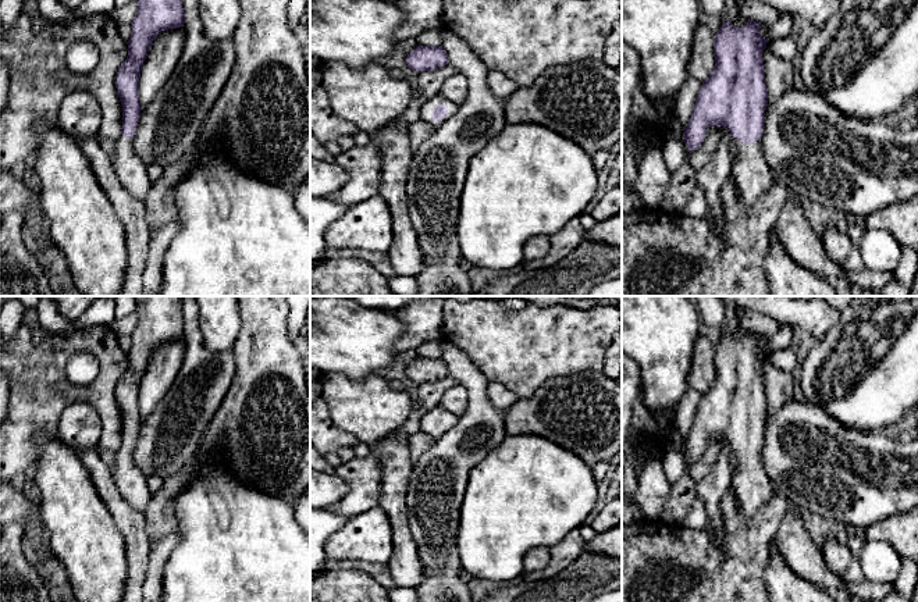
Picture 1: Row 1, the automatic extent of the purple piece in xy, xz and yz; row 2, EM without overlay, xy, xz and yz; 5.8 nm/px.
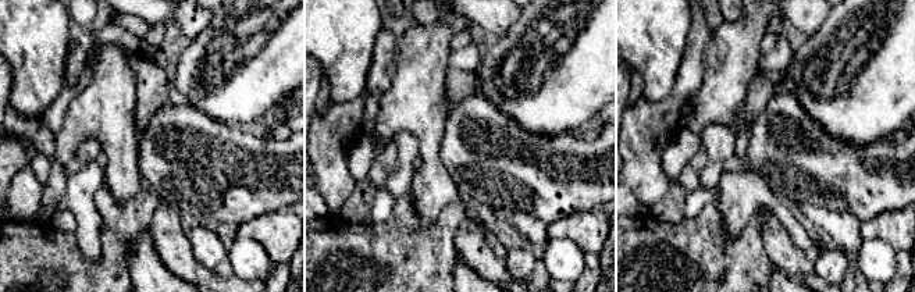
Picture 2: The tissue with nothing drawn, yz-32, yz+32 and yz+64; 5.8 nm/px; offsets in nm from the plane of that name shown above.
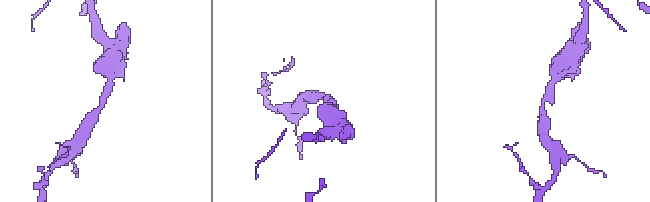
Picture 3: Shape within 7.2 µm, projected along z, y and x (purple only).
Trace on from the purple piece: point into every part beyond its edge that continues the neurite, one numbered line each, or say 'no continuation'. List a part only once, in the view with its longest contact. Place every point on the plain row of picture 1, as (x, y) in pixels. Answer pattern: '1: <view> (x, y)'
1: xz (426, 419)

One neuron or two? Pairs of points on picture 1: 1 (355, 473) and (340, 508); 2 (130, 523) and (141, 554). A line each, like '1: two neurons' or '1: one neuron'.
1: one neuron
2: one neuron

